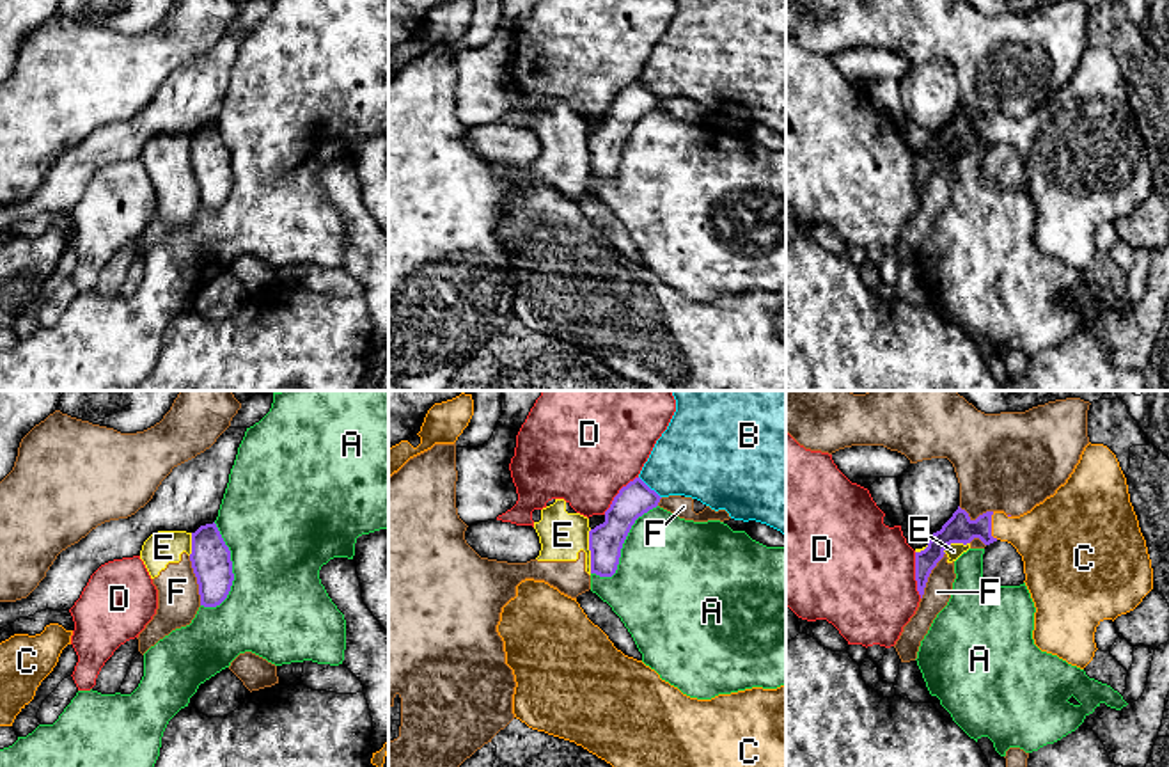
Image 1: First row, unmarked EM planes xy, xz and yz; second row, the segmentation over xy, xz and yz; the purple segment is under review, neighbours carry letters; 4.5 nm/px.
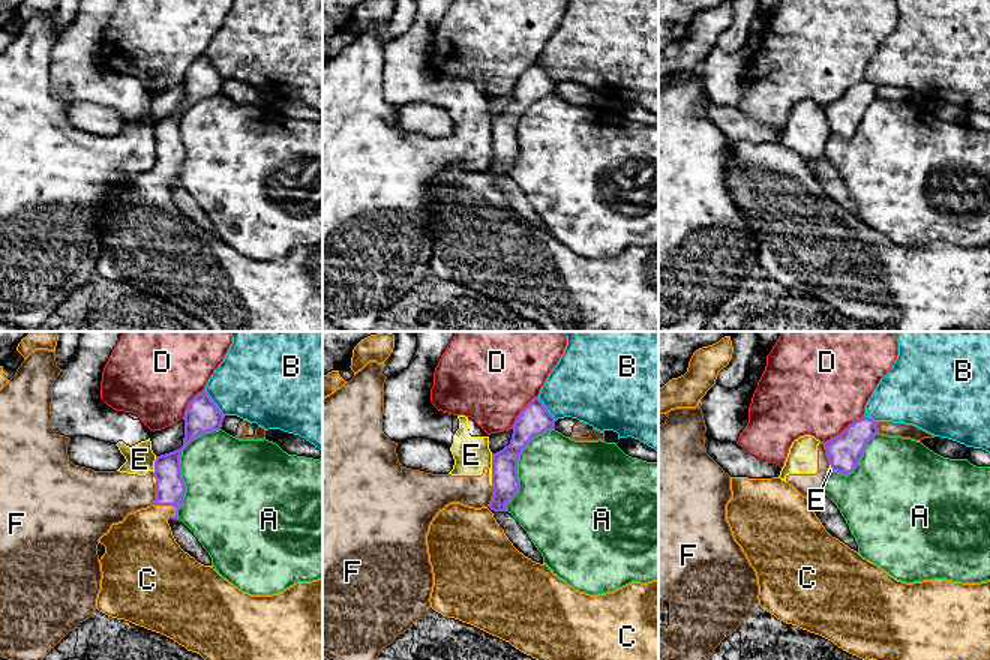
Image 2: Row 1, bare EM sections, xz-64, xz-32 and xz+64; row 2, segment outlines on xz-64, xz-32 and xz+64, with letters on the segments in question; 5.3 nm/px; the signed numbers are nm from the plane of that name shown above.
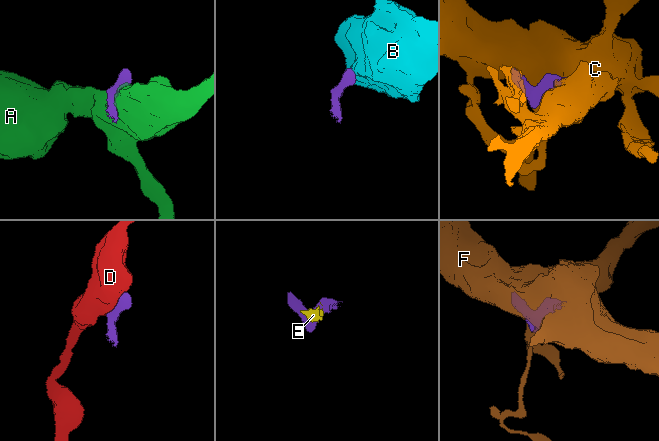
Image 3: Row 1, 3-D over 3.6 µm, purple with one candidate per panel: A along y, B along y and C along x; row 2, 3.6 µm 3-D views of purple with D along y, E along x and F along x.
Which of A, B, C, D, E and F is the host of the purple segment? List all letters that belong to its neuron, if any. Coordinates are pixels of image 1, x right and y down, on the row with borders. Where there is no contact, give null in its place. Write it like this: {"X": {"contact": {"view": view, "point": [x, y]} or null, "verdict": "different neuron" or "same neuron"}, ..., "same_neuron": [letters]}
{"A": {"contact": {"view": "xy", "point": [231, 570]}, "verdict": "different neuron"}, "B": {"contact": {"view": "xz", "point": [648, 487]}, "verdict": "different neuron"}, "C": {"contact": {"view": "yz", "point": [990, 526]}, "verdict": "same neuron"}, "D": {"contact": {"view": "yz", "point": [916, 576]}, "verdict": "different neuron"}, "E": {"contact": {"view": "xz", "point": [589, 549]}, "verdict": "different neuron"}, "F": {"contact": {"view": "xy", "point": [197, 581]}, "verdict": "different neuron"}, "same_neuron": ["C"]}

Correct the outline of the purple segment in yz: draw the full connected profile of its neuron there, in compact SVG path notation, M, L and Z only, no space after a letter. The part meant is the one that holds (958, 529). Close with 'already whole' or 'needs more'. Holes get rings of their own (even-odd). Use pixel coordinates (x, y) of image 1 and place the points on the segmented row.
M1089 442L1066 483L1061 485L1054 495L1020 517L1008 517L1004 511L986 511L972 520L969 513L958 506L942 529L931 534L928 547L915 552L915 581L921 598L931 570L945 554L945 547L951 543L967 545L974 538L979 538L985 545L1000 540L1016 549L1024 561L1024 582L1036 607L1032 630L1034 644L1041 652L1057 655L1080 669L1093 660L1098 650L1094 643L1096 627L1103 620L1114 621L1118 616L1134 611L1153 589L1151 559L1130 502L1126 478L1116 455L1103 444Z; needs more

